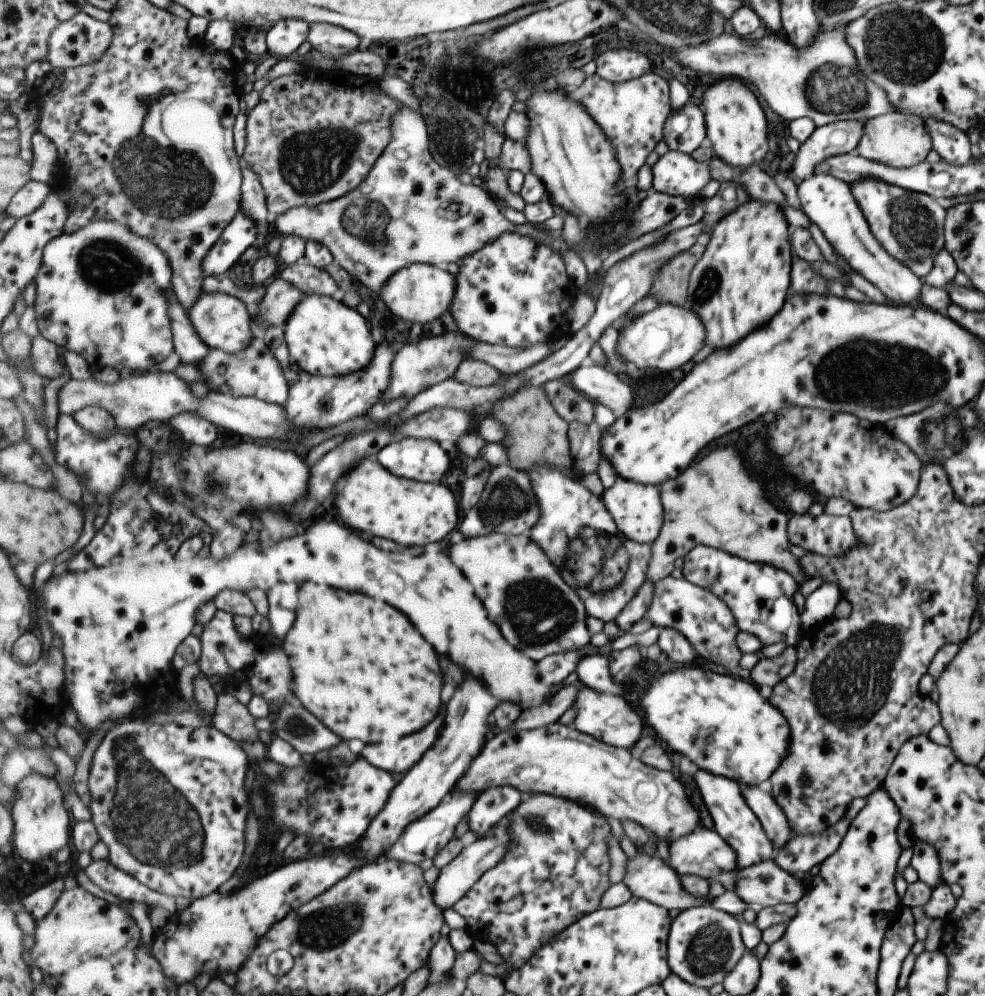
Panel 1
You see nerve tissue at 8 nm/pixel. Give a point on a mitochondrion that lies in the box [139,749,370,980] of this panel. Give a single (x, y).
(318, 930)

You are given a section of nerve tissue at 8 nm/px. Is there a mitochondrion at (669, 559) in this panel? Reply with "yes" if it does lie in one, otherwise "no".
no

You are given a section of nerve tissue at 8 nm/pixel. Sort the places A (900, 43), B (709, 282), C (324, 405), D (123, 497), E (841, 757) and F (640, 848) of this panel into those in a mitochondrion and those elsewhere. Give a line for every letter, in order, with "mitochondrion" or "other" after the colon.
A: mitochondrion
B: mitochondrion
C: other
D: other
E: other
F: other

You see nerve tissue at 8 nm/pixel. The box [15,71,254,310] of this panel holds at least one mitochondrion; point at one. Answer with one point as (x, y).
(155, 185)

